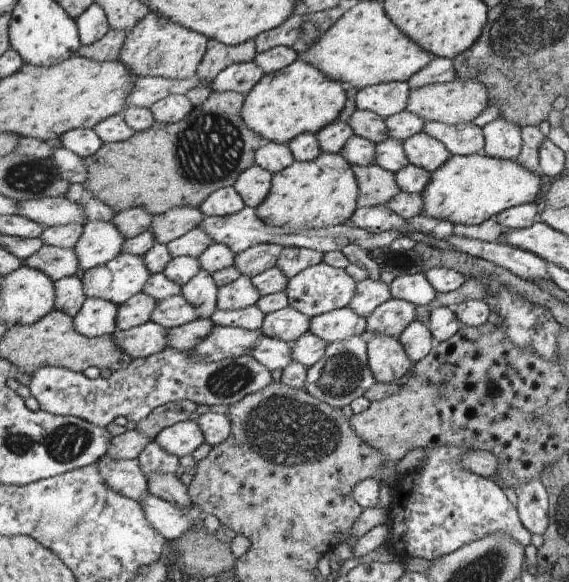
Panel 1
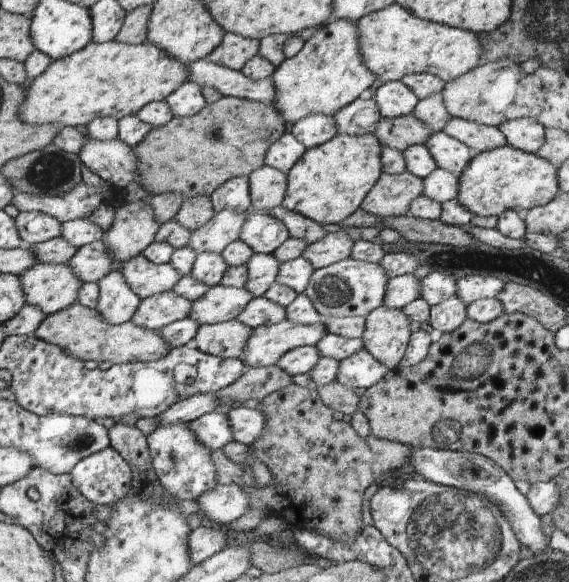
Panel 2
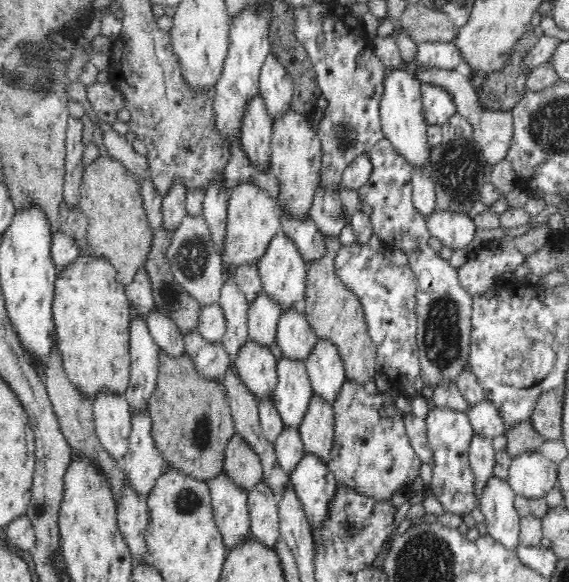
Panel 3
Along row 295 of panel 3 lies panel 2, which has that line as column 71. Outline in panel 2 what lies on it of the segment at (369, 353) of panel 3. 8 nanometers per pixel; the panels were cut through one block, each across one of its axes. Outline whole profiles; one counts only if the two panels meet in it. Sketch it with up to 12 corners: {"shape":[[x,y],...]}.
{"shape":[[76,301],[34,336],[83,360],[152,362],[171,348],[157,331],[108,324]]}

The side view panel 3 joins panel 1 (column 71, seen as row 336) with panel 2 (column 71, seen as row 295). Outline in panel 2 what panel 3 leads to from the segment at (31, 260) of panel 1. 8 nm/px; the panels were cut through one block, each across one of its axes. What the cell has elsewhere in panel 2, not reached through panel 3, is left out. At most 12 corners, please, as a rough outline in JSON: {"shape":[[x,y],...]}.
{"shape":[[102,239],[77,248],[67,262],[84,283],[111,272]]}

